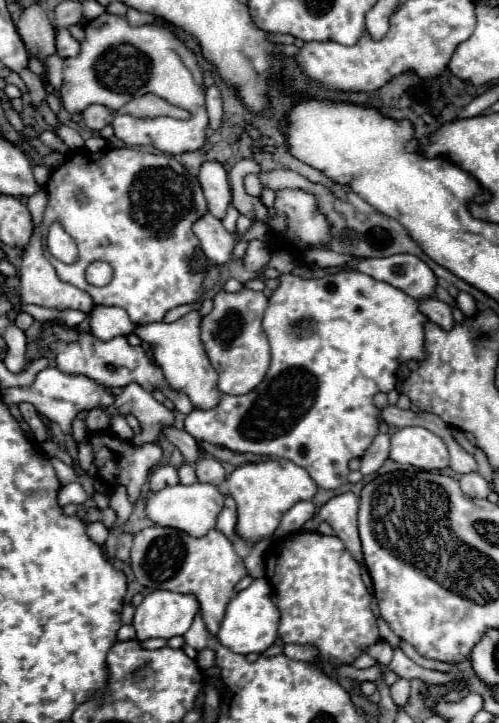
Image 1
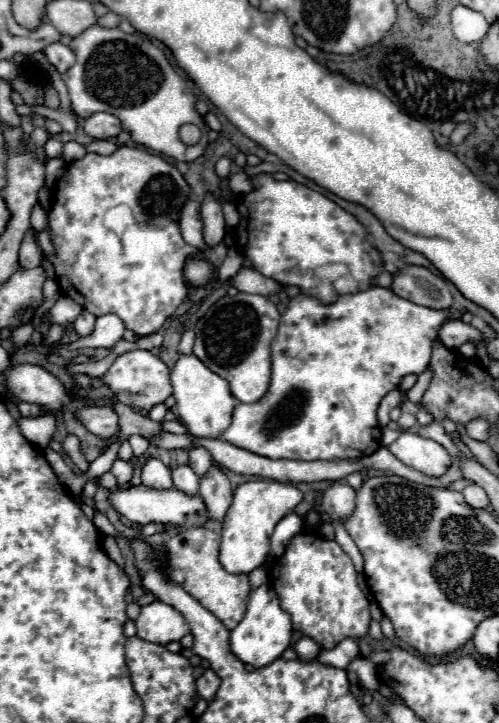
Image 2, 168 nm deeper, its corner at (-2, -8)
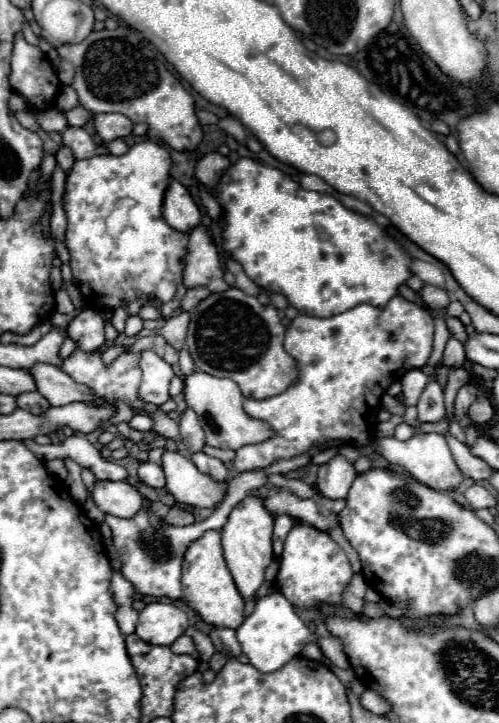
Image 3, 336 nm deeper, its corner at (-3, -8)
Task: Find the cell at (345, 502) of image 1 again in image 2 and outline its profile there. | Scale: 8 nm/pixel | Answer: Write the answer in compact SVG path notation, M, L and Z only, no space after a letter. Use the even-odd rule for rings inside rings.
M336 480L322 492L322 508L332 518L344 520L344 516L348 516L348 512L354 508L354 500L356 492L346 480Z

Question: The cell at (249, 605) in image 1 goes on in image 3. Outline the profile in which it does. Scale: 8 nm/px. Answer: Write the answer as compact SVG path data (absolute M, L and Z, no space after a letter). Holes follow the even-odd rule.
M273 592L257 600L251 616L247 616L237 628L237 640L243 648L243 654L259 672L275 672L295 658L307 642L315 642L315 634L295 614L293 604L281 592Z

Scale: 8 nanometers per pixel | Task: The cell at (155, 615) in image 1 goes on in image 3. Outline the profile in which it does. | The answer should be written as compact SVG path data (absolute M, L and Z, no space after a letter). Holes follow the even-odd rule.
M151 602L137 622L137 636L149 644L171 646L189 626L187 614L171 602Z

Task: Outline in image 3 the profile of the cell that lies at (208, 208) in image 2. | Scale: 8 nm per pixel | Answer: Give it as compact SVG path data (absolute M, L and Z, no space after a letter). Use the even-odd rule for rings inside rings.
M197 226L191 230L187 252L183 270L183 284L187 288L207 286L211 292L225 292L229 288L223 280L221 254L207 226Z

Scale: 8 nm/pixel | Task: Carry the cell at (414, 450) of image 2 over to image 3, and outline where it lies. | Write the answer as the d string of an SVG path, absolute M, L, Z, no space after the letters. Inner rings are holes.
M419 434L419 436L413 436L413 438L405 440L405 442L401 442L401 440L393 438L393 436L377 438L375 440L375 452L379 452L387 462L401 464L415 480L419 480L421 484L425 484L425 486L429 486L433 490L457 488L463 482L463 474L459 472L457 464L453 462L447 440L441 434Z

